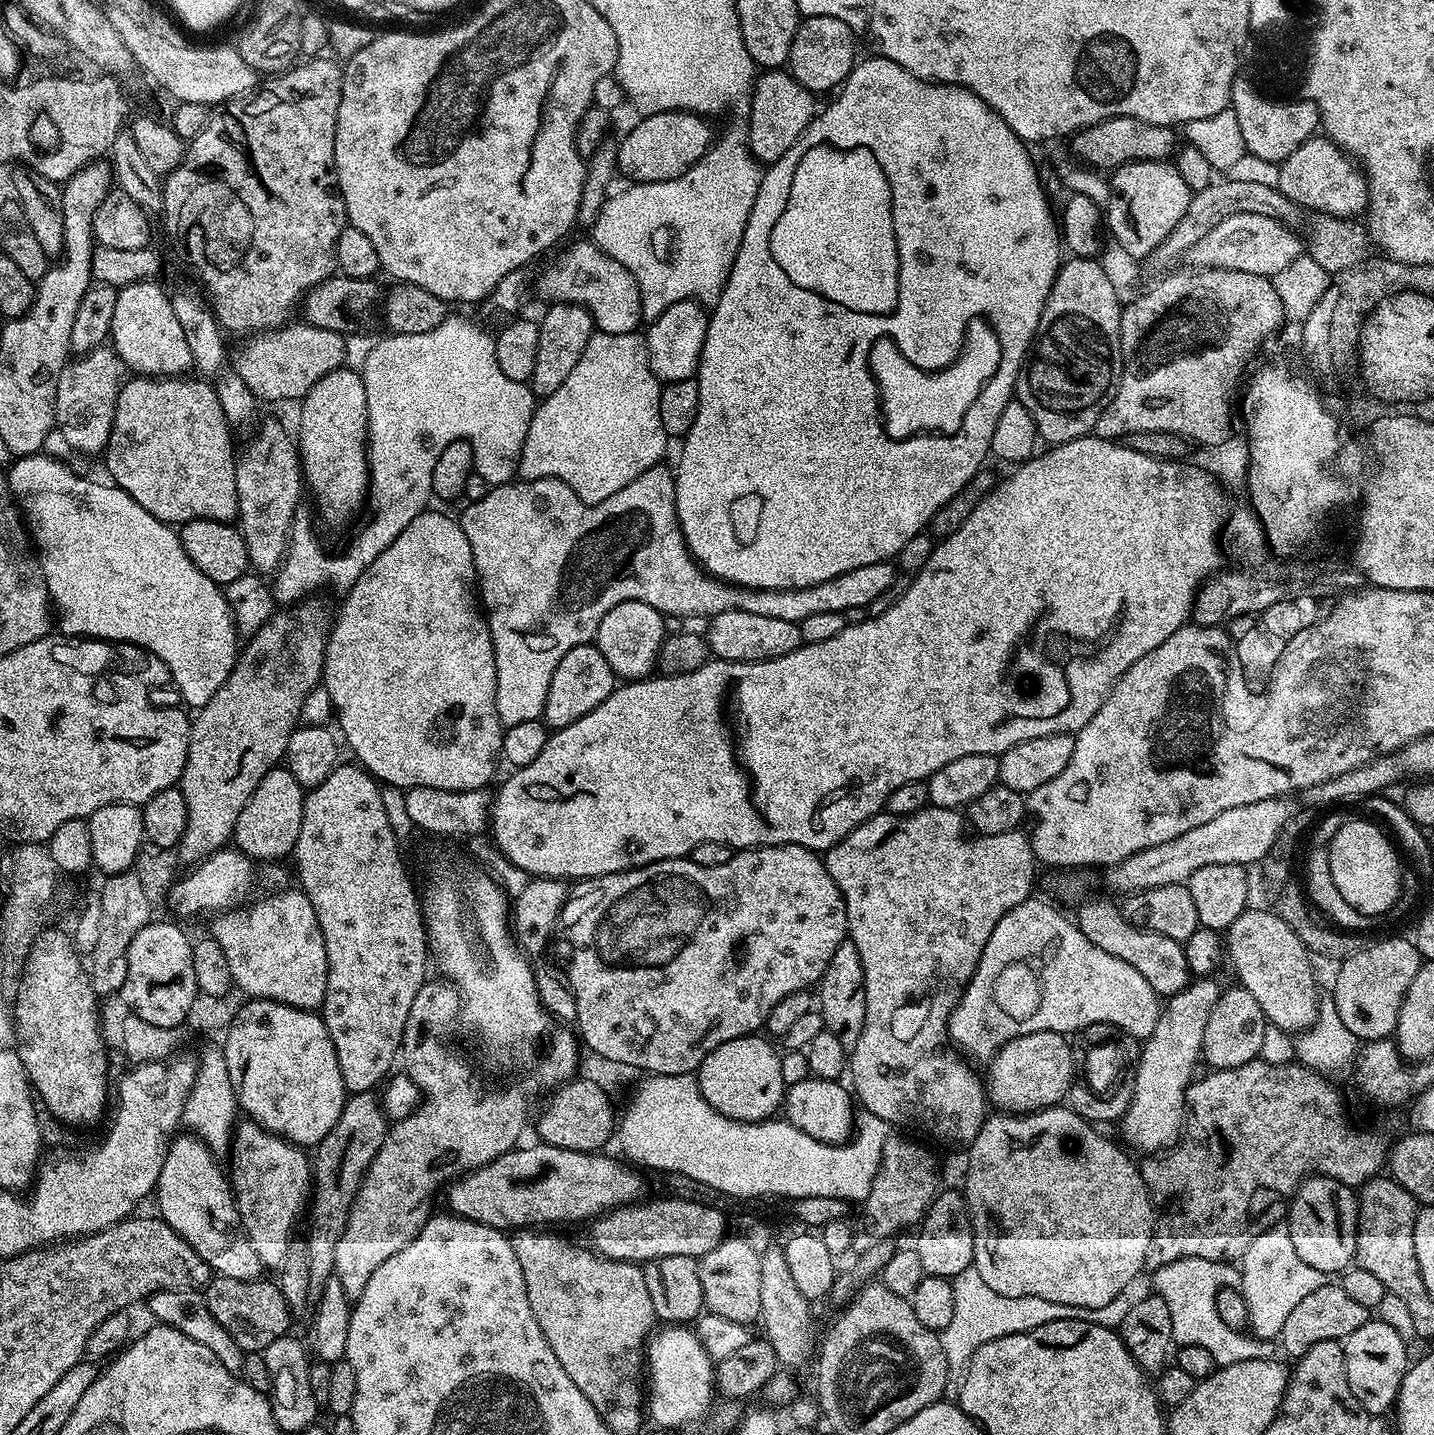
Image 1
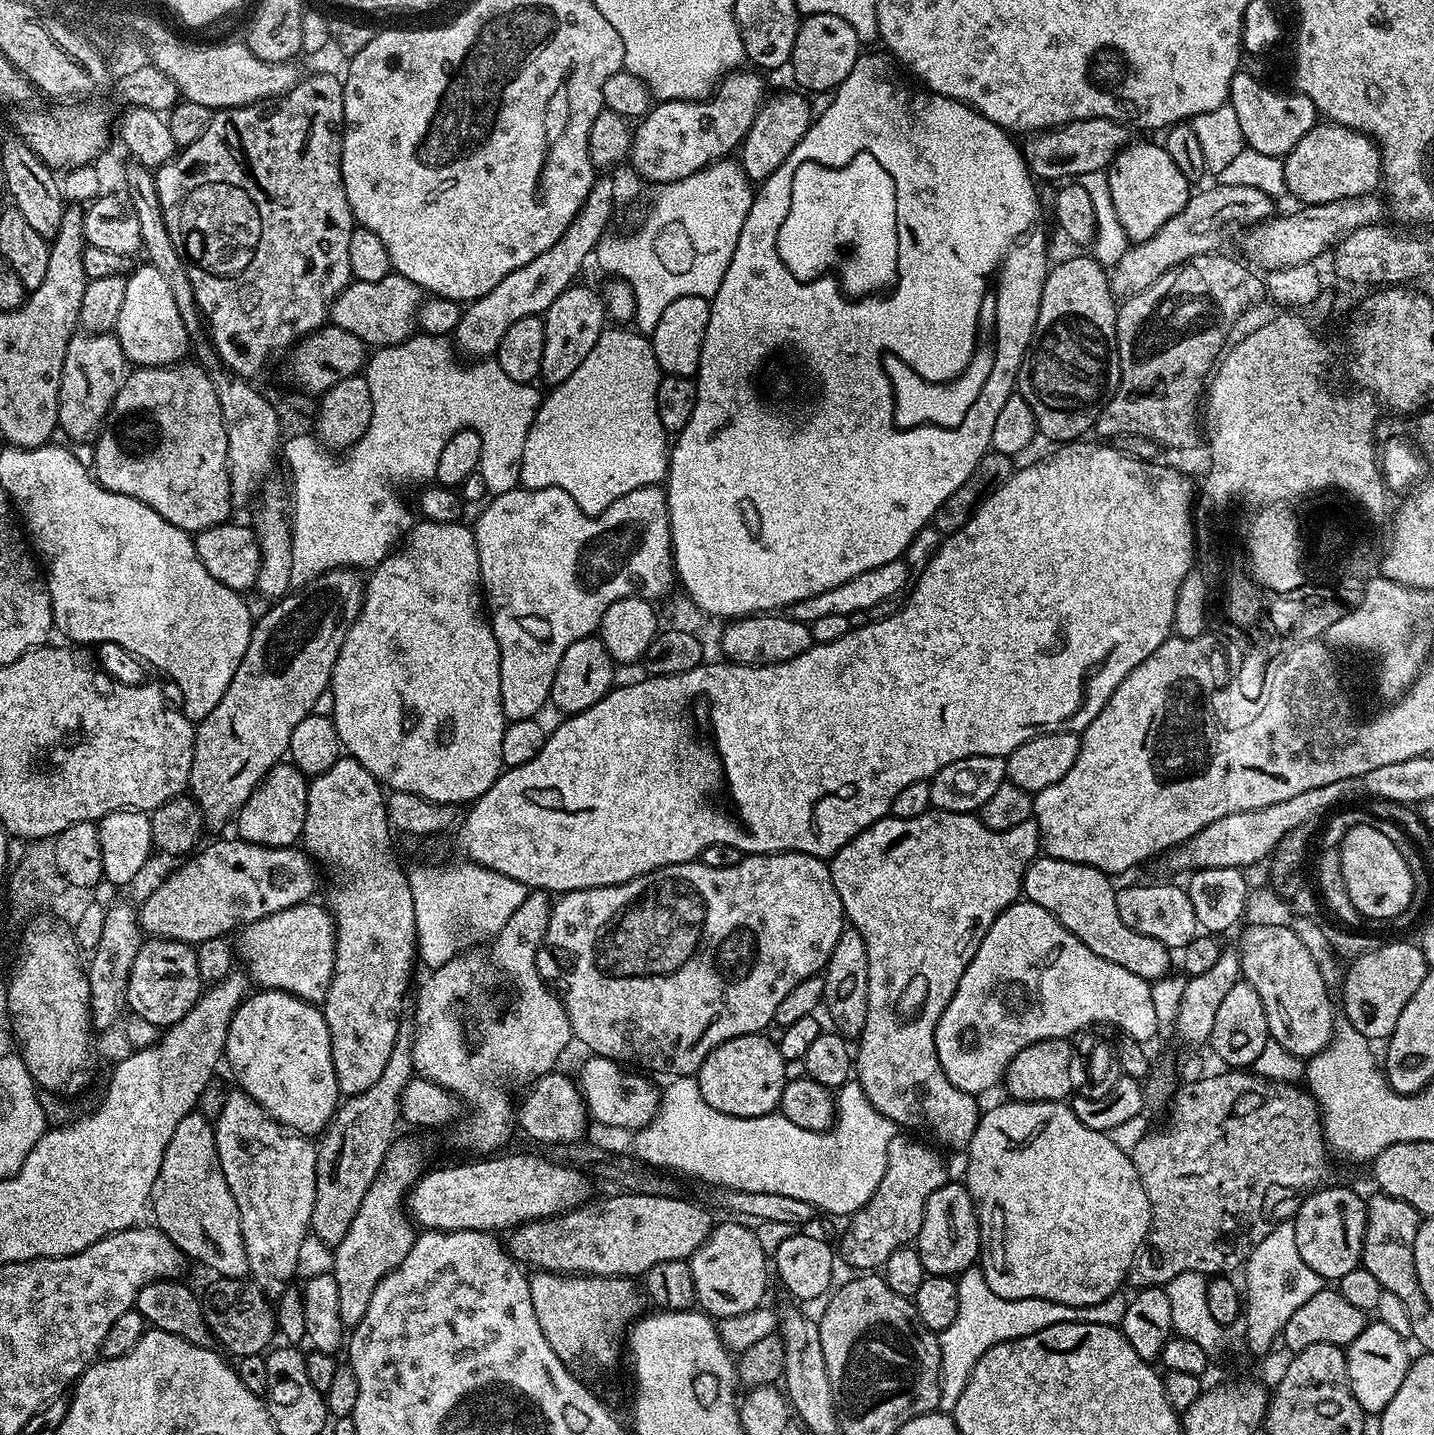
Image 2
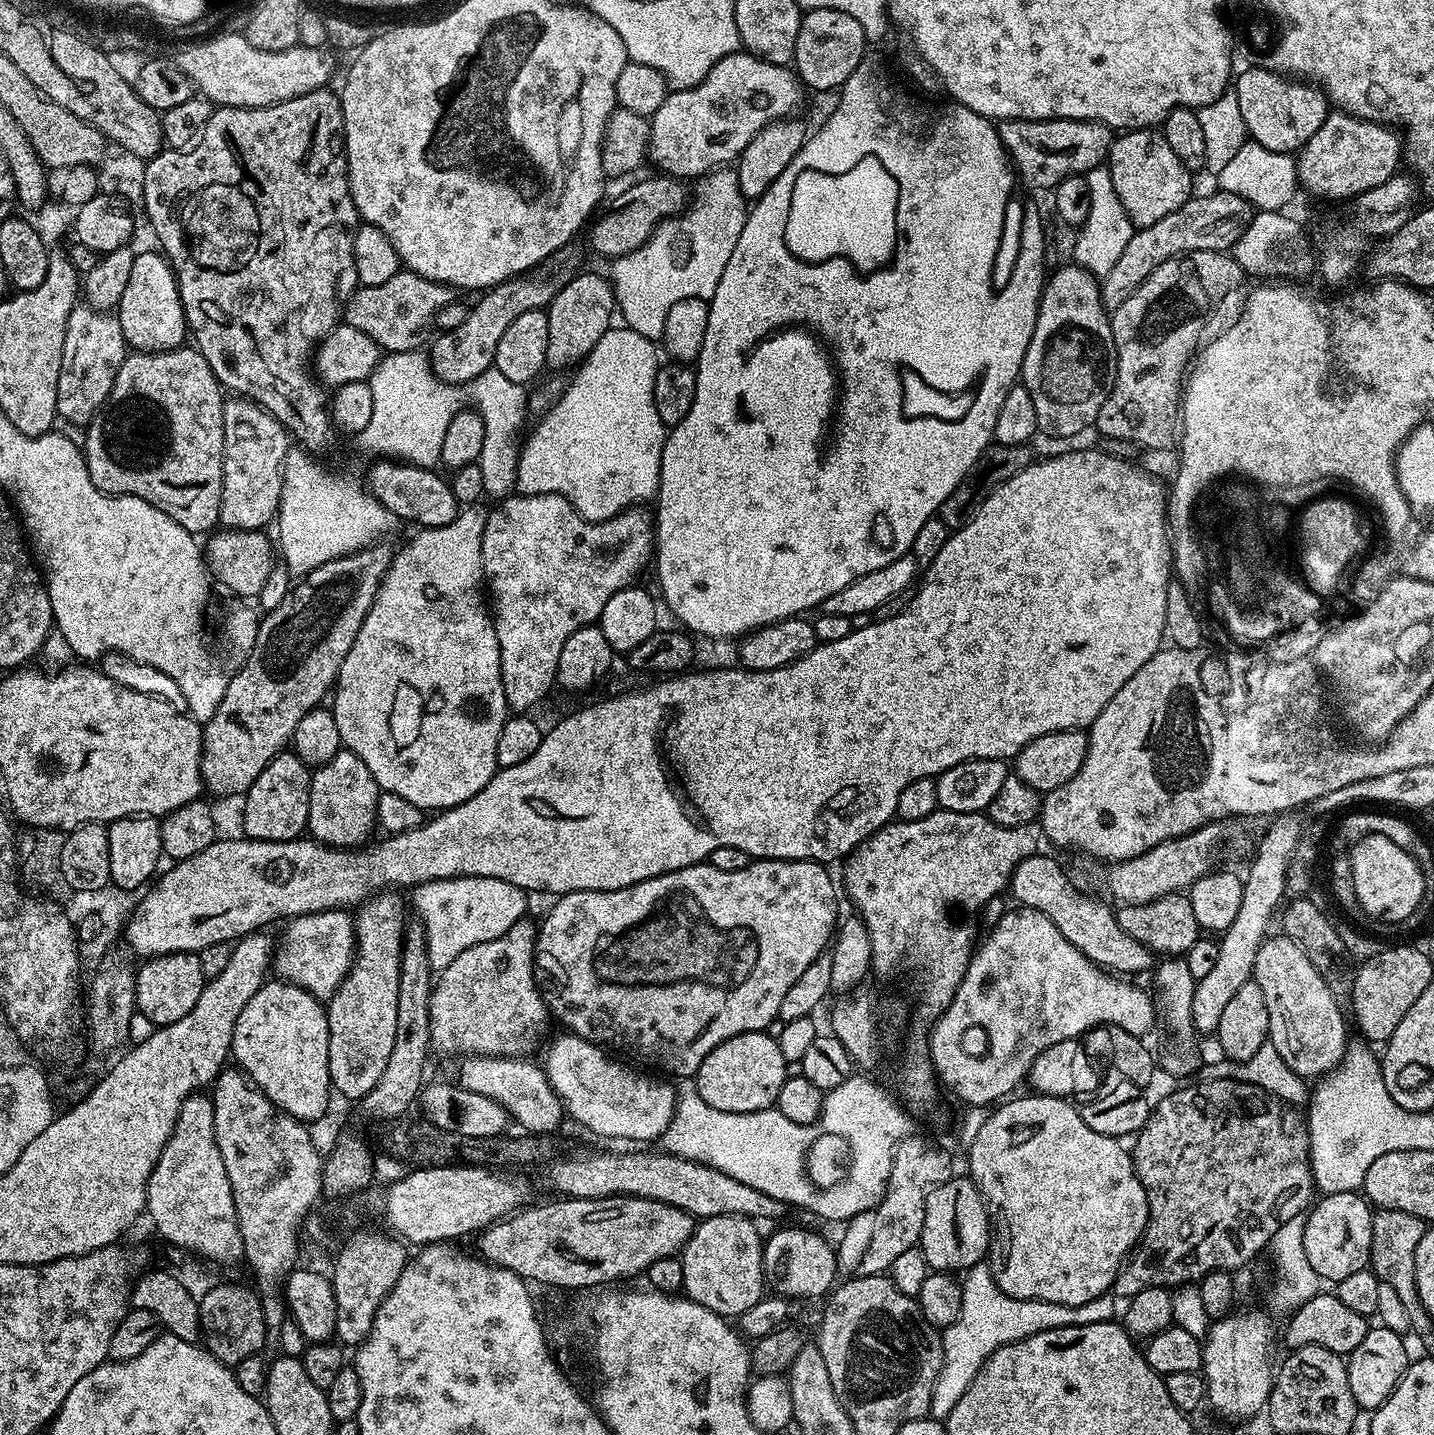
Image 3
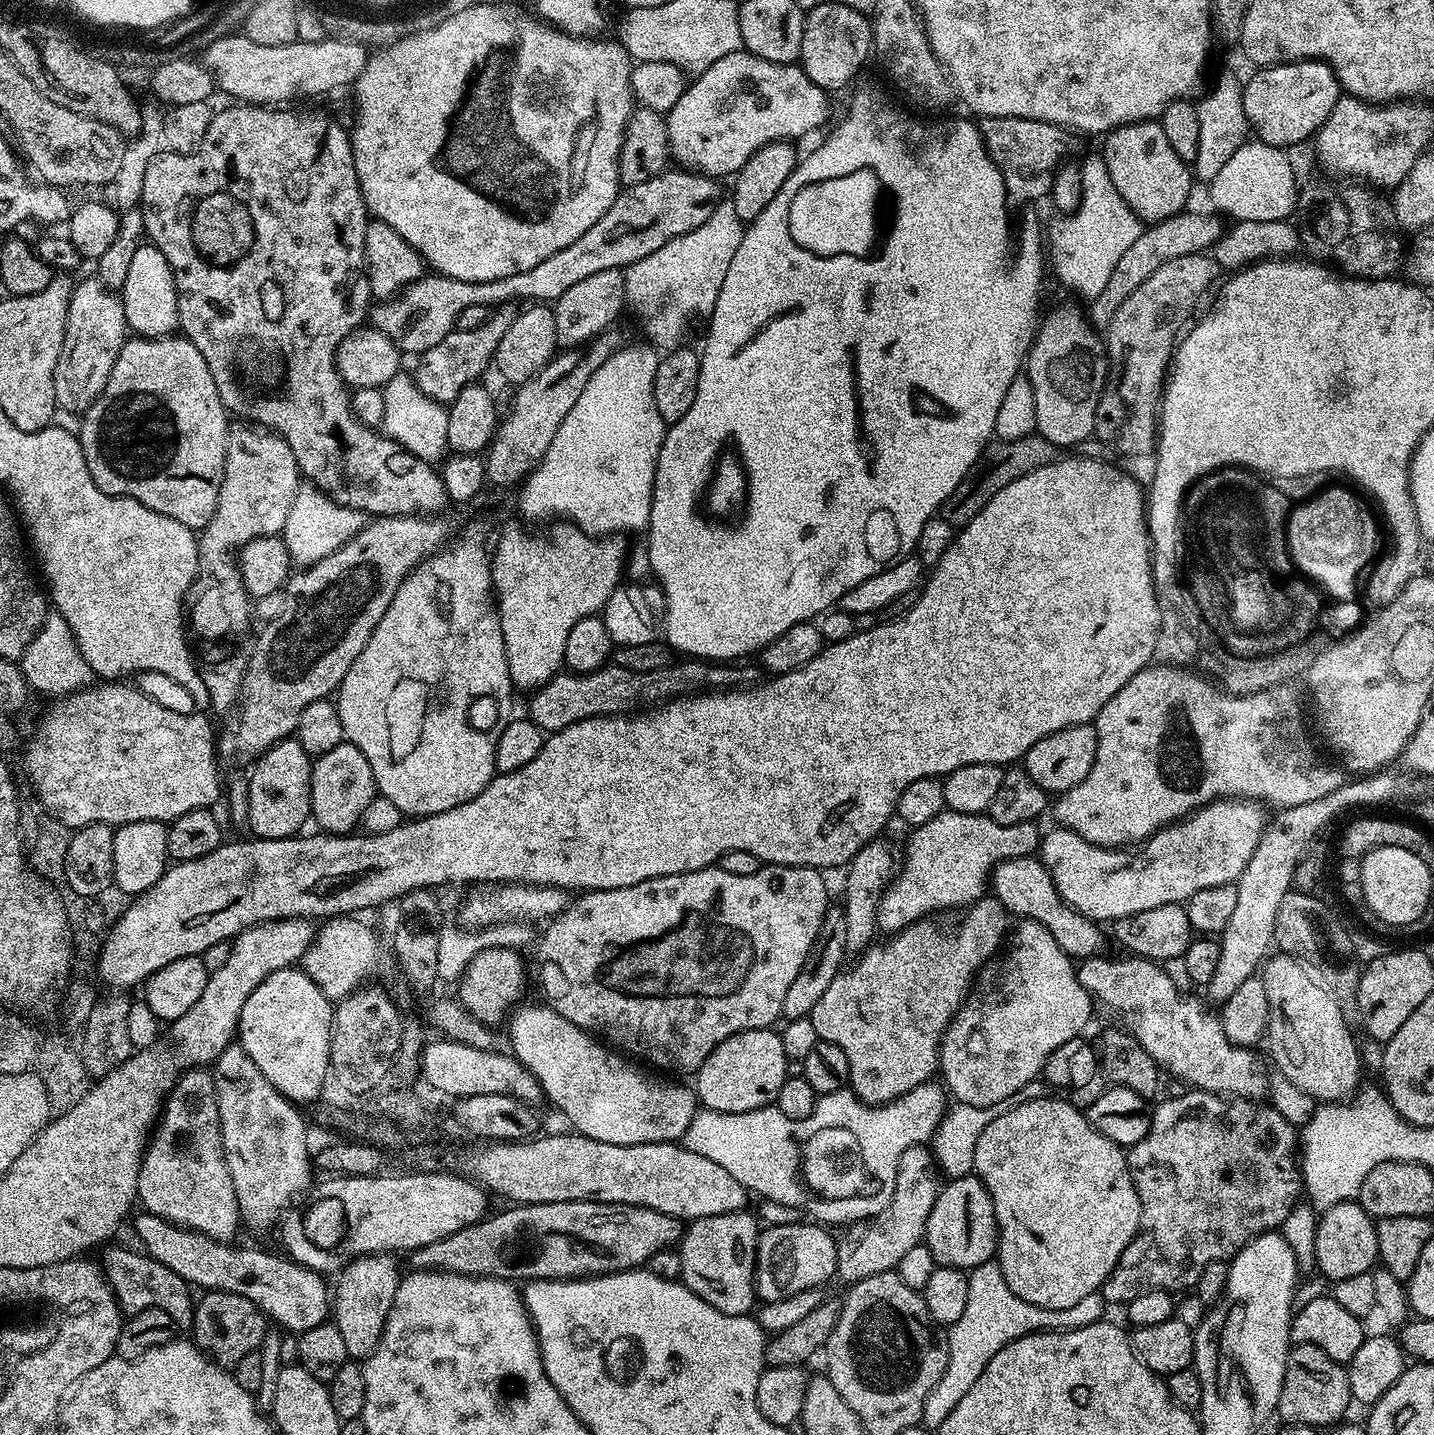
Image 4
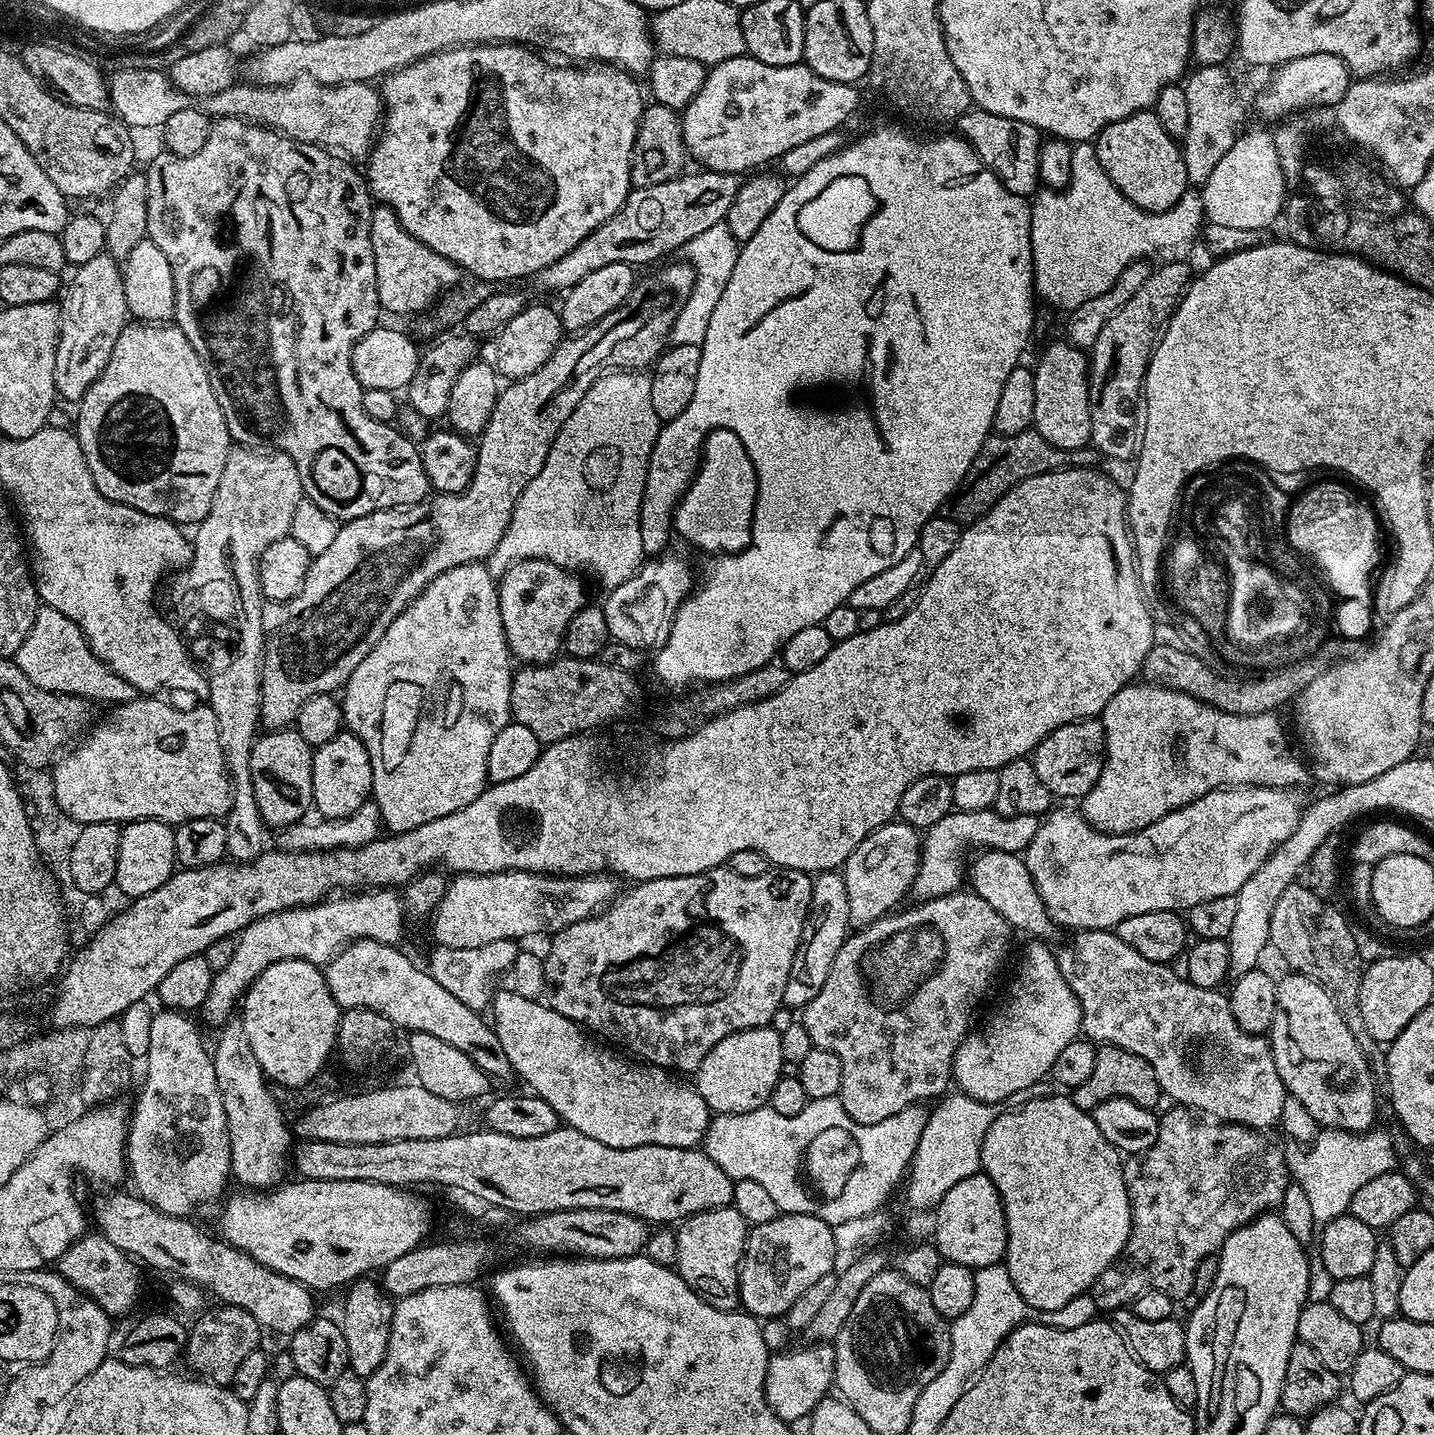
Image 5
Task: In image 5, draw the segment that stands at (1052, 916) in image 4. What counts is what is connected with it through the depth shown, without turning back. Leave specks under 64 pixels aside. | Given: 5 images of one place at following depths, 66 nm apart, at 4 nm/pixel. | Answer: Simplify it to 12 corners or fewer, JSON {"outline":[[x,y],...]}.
{"outline":[[984,850],[970,888],[1009,929],[1058,928],[1023,855]]}

